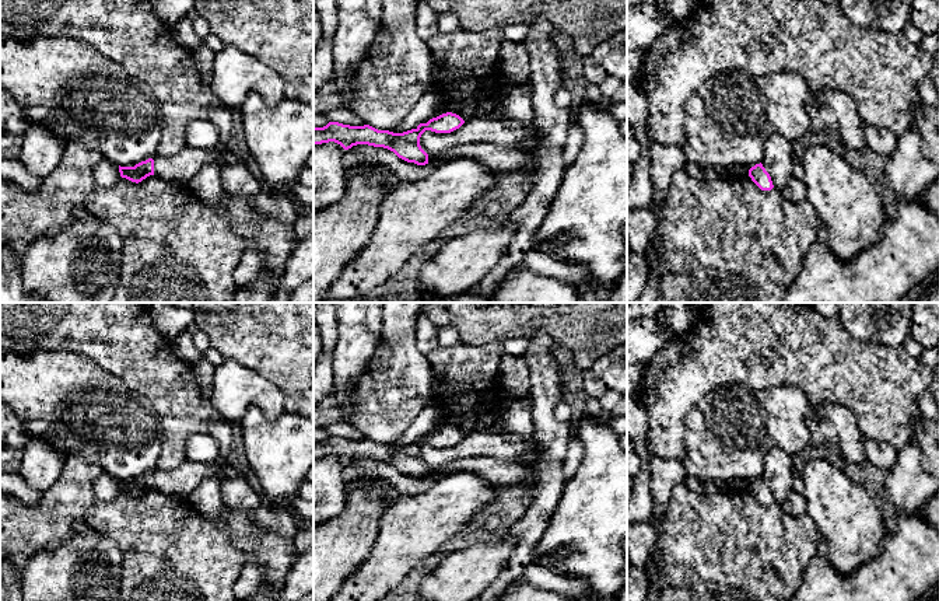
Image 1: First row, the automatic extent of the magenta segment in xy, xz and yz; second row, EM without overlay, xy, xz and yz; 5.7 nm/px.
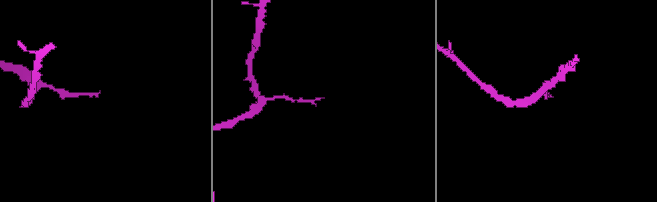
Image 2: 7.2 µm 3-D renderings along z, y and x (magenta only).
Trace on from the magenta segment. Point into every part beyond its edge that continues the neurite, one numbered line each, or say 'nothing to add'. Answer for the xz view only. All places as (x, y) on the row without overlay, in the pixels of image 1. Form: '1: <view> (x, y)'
1: xz (515, 472)

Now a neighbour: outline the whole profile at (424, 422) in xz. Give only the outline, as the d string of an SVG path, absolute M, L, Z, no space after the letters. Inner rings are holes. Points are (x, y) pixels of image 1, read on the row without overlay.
M428 402L427 406L410 423L403 436L393 444L393 447L403 447L414 443L417 438L425 436L432 430L439 417L439 405Z

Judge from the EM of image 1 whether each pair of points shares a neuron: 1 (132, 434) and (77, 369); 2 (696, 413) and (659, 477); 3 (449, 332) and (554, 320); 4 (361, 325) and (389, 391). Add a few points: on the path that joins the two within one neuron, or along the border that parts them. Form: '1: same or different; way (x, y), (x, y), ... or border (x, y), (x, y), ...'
1: same; way (116, 418), (98, 399), (98, 388), (94, 385)
2: different; border (679, 461), (689, 475)
3: different; border (451, 324), (459, 339)
4: different; border (381, 329), (381, 338), (370, 367), (357, 383)

